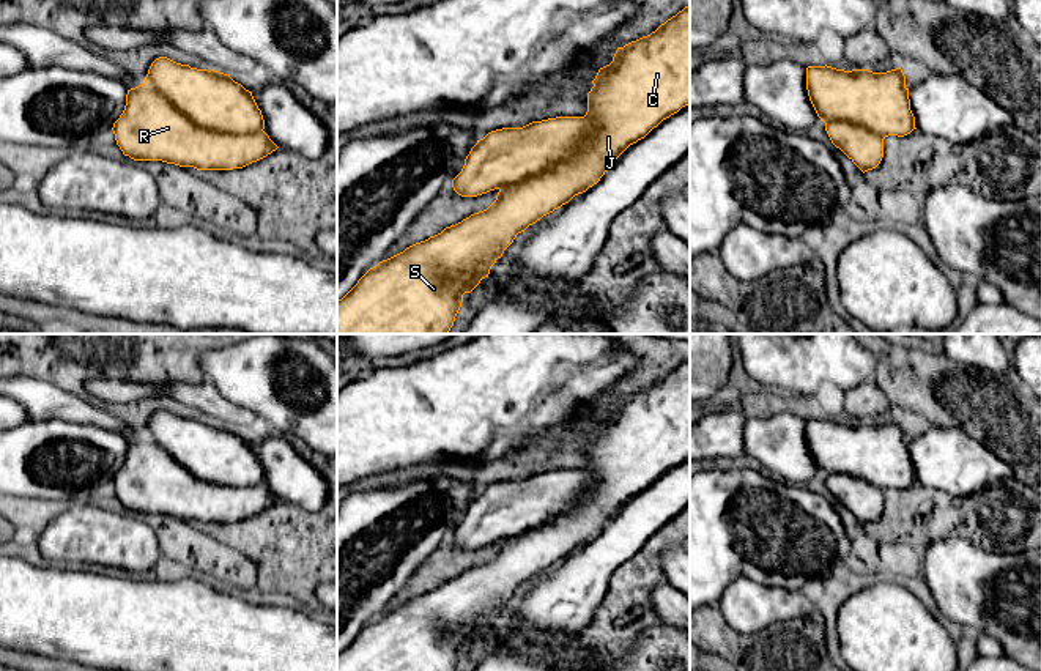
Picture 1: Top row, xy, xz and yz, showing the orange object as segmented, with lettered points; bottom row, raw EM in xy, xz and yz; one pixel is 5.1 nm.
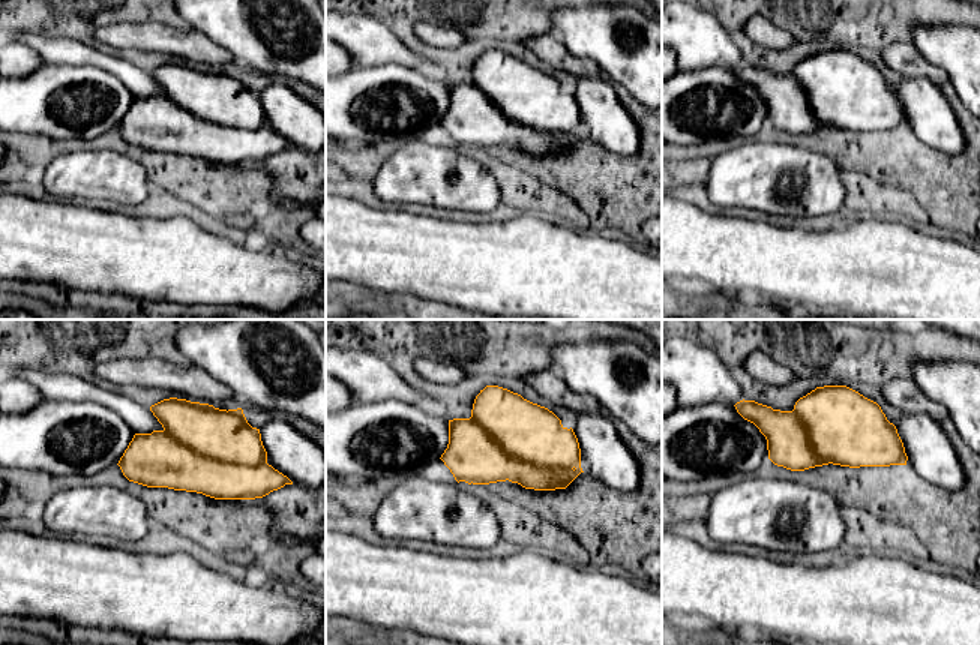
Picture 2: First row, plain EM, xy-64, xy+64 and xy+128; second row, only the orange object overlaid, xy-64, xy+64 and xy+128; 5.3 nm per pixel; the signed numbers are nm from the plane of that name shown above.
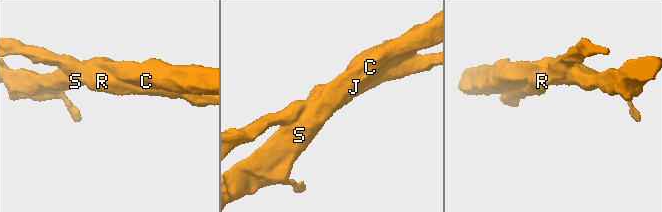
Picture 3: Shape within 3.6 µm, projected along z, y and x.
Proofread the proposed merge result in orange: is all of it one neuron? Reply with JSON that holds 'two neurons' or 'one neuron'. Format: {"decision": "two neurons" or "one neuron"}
{"decision": "two neurons"}

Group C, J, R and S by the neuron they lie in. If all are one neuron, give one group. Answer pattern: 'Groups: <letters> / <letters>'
Groups: C J S / R

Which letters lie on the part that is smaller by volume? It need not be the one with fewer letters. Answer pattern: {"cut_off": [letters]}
{"cut_off": ["R"]}

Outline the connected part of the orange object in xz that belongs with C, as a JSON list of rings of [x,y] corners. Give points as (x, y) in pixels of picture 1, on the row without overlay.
[[[690,359],[650,387],[617,400],[613,414],[598,422],[592,436],[584,468],[592,485],[581,501],[546,525],[499,540],[487,562],[370,621],[337,654],[337,671],[455,671],[463,647],[488,630],[518,586],[597,537],[630,498],[690,457]]]

